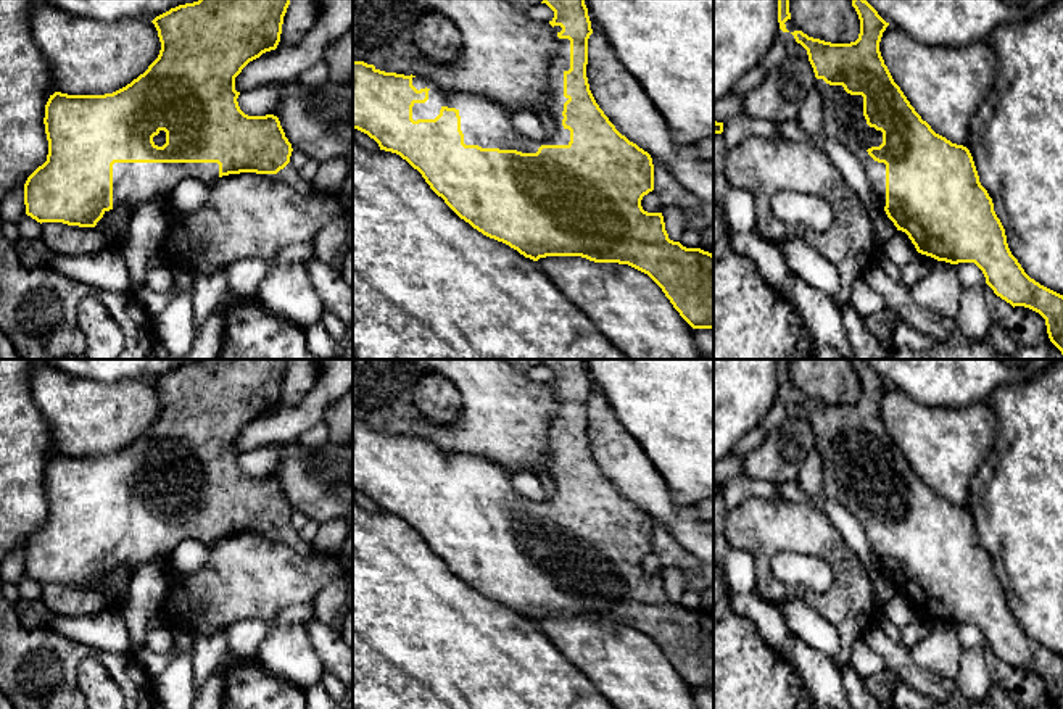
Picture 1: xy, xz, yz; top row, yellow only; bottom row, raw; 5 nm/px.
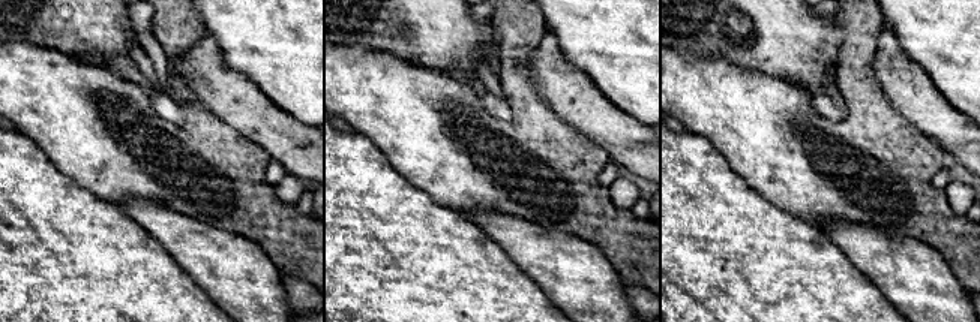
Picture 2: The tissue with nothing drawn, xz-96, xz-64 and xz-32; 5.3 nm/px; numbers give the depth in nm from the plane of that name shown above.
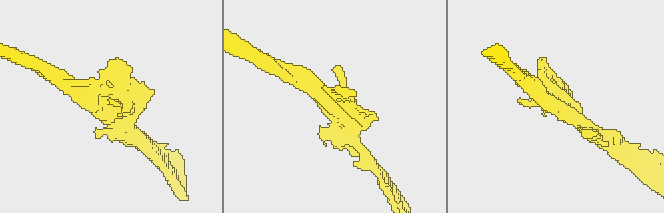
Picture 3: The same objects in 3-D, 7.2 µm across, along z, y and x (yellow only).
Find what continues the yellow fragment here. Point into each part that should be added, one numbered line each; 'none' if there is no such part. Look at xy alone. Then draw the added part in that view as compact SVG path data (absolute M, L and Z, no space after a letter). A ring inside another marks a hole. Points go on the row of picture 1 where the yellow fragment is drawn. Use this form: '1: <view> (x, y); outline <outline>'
1: xy (132, 182); outline M114 163L113 208L134 211L147 201L168 201L172 189L184 179L203 184L219 177L217 163Z

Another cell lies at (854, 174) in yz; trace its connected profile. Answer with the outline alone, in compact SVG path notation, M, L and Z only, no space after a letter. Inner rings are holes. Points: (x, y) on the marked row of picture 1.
M826 137L818 139L818 143L823 147L836 169L841 172L846 185L865 205L873 224L876 251L879 253L881 248L897 232L897 227L887 218L884 208L881 206L878 197L875 195L868 176L865 172L865 168L842 143Z

